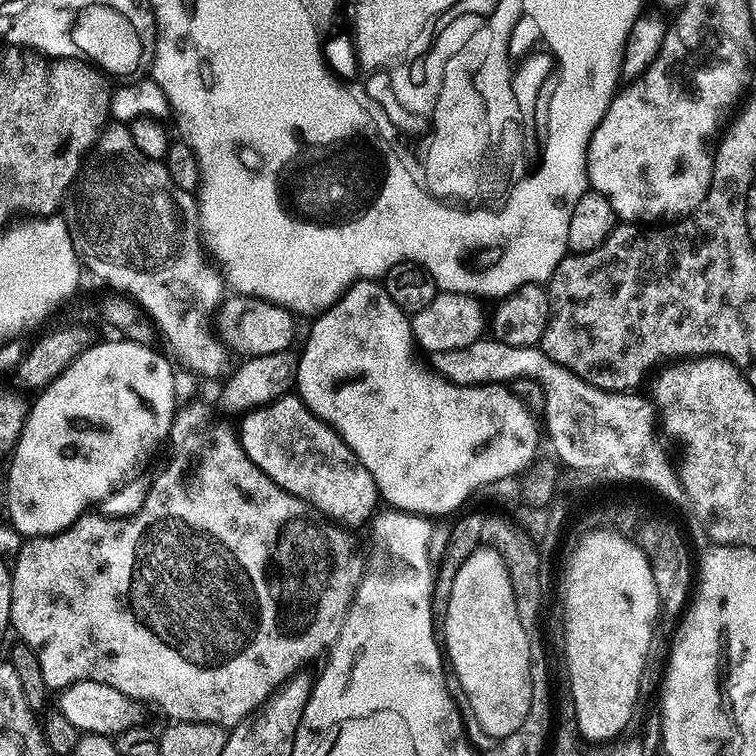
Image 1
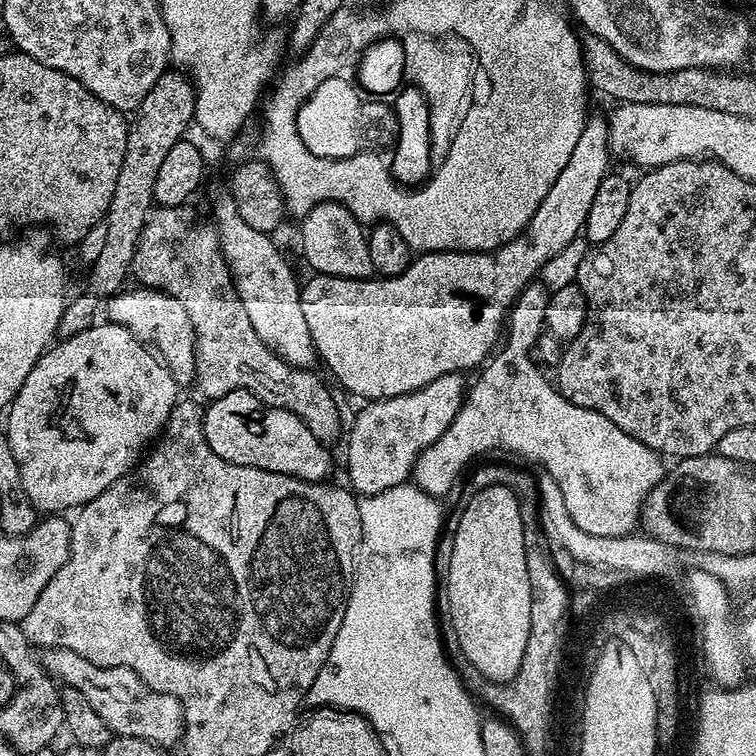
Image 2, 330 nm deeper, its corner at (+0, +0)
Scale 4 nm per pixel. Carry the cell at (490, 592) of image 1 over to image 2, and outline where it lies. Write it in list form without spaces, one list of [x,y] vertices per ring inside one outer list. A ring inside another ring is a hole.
[[[486,486],[478,490],[471,497],[472,501],[464,508],[464,513],[456,520],[456,533],[454,534],[454,546],[450,554],[450,570],[446,577],[448,583],[448,616],[452,619],[452,632],[456,635],[455,643],[466,654],[474,667],[483,674],[486,679],[496,684],[507,684],[509,680],[518,674],[526,656],[526,642],[530,638],[530,602],[532,591],[530,590],[530,574],[526,570],[526,546],[524,545],[524,531],[522,530],[522,510],[518,510],[518,498],[506,486]]]

